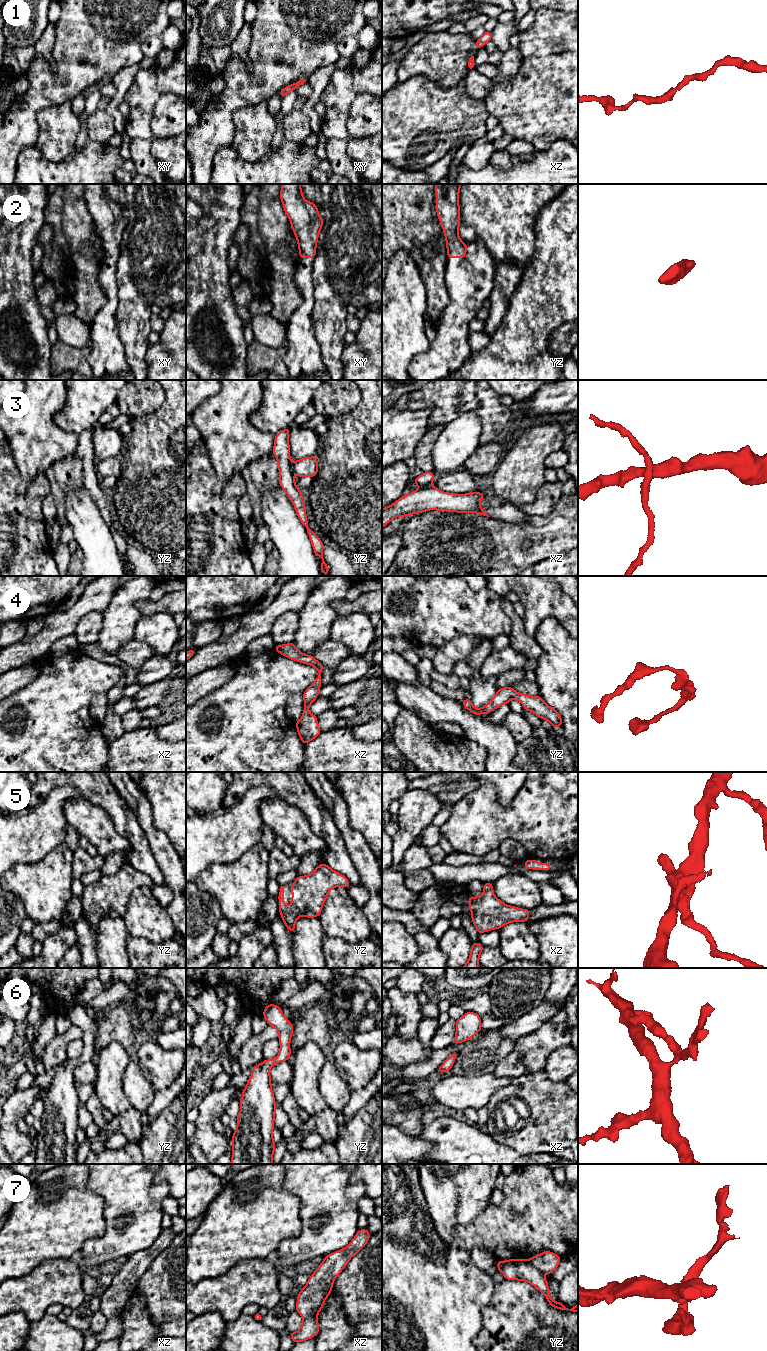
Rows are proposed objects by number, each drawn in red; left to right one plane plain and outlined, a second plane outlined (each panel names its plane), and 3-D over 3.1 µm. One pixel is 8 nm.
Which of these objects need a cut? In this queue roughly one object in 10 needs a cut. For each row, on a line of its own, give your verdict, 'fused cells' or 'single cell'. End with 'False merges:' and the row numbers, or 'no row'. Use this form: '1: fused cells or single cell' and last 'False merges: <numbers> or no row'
1: single cell
2: single cell
3: fused cells
4: single cell
5: single cell
6: single cell
7: fused cells
False merges: 3, 7

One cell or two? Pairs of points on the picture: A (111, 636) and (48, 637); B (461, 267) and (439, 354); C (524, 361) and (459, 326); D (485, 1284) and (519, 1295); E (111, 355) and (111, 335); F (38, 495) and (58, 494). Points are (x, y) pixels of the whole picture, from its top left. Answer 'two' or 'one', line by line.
A: two
B: one
C: two
D: two
E: one
F: two

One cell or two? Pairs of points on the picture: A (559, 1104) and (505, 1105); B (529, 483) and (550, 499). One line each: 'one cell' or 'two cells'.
A: one cell
B: two cells

